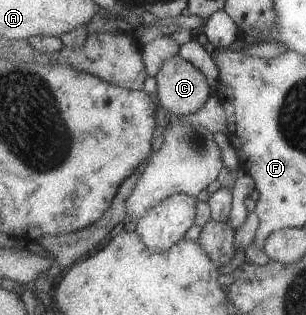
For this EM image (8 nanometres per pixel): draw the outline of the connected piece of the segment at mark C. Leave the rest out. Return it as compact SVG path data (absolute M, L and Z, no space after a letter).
M179 54L165 60L155 78L159 82L158 103L173 116L199 110L211 96L205 73Z

